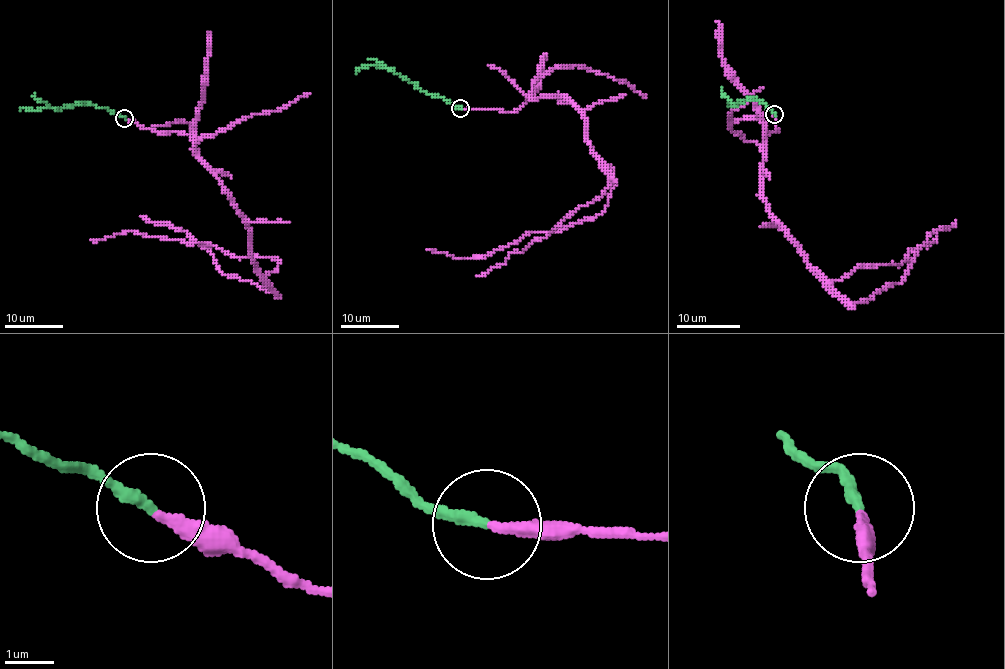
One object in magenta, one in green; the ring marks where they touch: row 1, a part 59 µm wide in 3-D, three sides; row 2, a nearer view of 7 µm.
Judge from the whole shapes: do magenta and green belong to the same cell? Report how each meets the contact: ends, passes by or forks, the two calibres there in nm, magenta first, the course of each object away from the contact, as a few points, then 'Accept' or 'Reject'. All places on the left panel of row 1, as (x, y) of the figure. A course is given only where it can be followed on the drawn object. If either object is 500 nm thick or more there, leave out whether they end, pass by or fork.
At the ring magenta ends. At the ring green ends. Thickness 240 nm (magenta) against 240 nm. Course of magenta: (125, 119), (186, 133), (247, 227), (253, 265), (277, 269), (277, 259), (207, 243), (132, 231), (91, 240). Course of green: (125, 117), (85, 103), (49, 108), (21, 108). Accept

